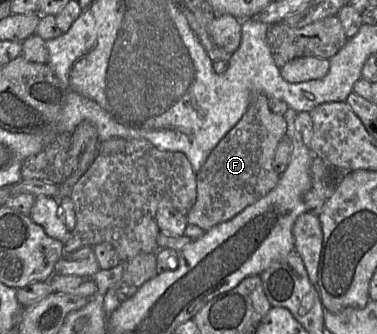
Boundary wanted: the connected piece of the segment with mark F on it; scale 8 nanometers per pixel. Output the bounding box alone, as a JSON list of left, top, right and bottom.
[187,94,287,232]

